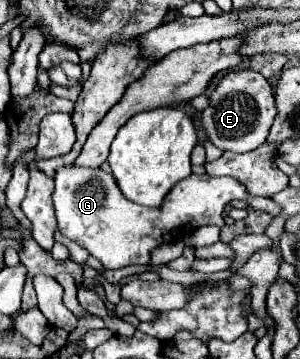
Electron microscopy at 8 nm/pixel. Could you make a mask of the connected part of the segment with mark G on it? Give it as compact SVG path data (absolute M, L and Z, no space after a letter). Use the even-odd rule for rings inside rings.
M68 165L68 167L60 167L54 175L54 209L56 209L56 219L58 219L58 229L64 237L76 241L78 245L82 245L92 257L96 257L104 269L122 269L128 265L150 265L150 255L156 247L164 245L164 243L172 243L172 241L182 241L190 231L198 229L198 227L206 227L206 225L224 225L222 213L224 207L230 201L244 201L250 205L250 209L260 209L260 211L268 211L272 213L272 217L280 215L280 207L270 201L268 197L256 197L250 195L246 191L244 185L240 185L240 181L236 181L234 177L210 177L210 175L190 175L184 181L178 181L176 187L172 187L168 191L168 195L164 197L162 205L152 209L152 207L142 207L132 203L130 199L124 197L124 193L120 191L120 187L116 185L116 179L112 177L112 173L106 173L104 169L96 167L78 167L78 165Z

